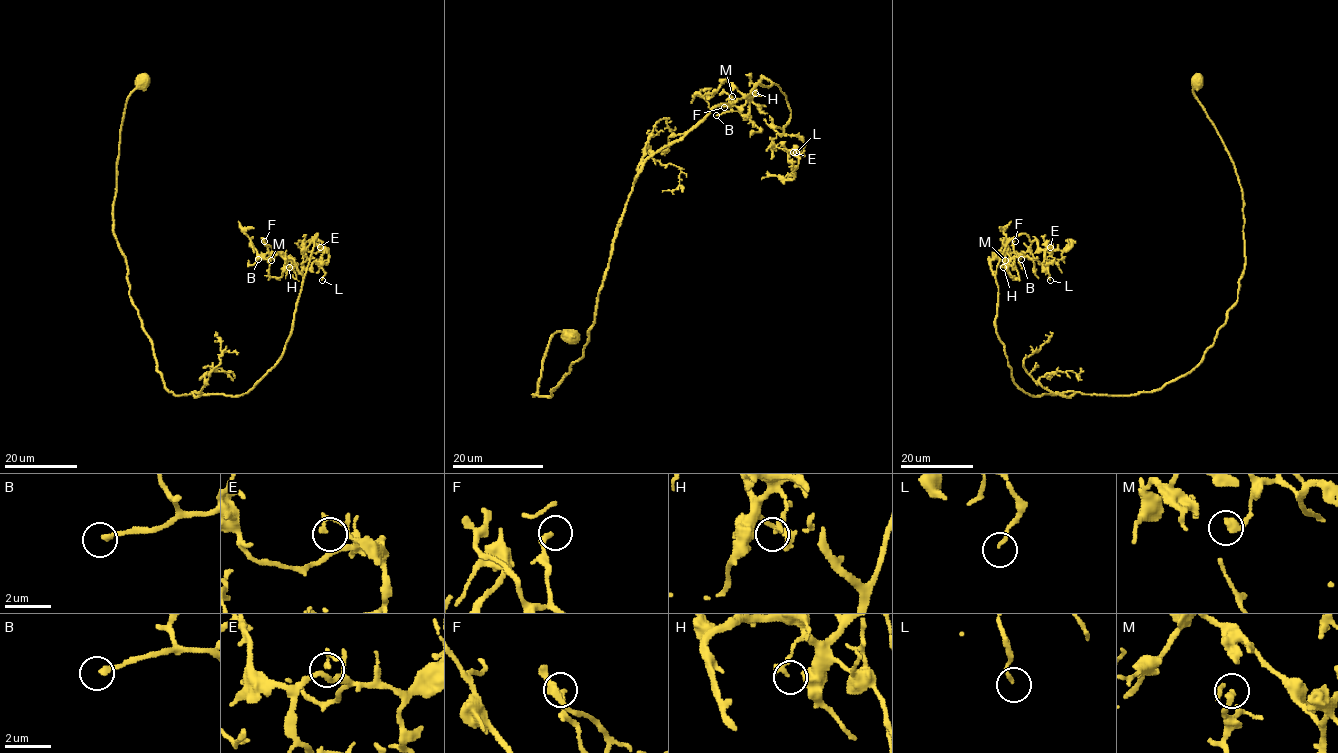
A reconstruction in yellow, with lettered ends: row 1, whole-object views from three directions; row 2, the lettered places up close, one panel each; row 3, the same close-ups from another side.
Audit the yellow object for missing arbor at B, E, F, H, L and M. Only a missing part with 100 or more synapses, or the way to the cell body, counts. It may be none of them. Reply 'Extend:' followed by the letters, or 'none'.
Extend: B

